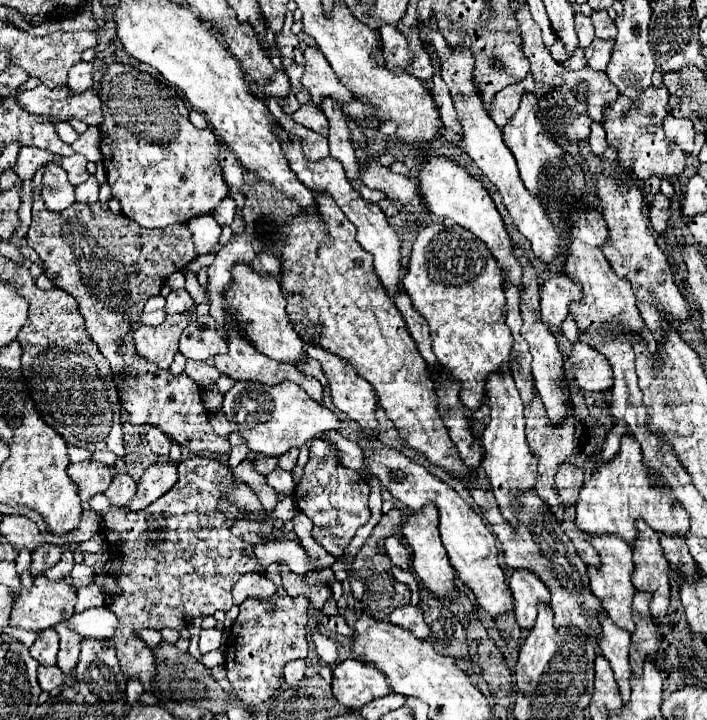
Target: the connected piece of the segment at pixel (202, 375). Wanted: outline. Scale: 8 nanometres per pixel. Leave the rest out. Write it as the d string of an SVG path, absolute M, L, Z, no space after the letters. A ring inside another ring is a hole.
M191 359L187 360L185 373L192 378L192 380L196 380L196 384L202 386L202 388L204 388L208 382L220 378L220 372L218 372L214 366L208 366L205 361L193 361Z

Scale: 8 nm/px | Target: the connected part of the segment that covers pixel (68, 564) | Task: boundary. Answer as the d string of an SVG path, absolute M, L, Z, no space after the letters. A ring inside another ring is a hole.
M64 552L64 554L62 554L62 558L60 558L60 562L58 562L58 564L54 564L52 568L48 568L48 570L44 572L44 576L46 576L46 578L50 578L50 580L54 580L54 582L60 582L60 580L64 580L66 576L70 576L72 566L74 566L72 554L70 554L70 552Z

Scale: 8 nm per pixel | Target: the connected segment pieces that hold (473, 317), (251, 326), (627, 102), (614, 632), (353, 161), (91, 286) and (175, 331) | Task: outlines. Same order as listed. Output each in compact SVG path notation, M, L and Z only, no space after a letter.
M432 224L414 242L402 286L412 306L430 326L438 362L460 382L460 402L470 410L478 410L486 392L486 376L498 372L510 360L514 344L512 332L506 328L504 278L494 256L472 232Z
M236 264L236 268L232 268L232 278L234 282L230 282L224 292L226 302L228 302L226 310L238 320L238 324L242 326L242 332L248 336L248 340L252 340L256 350L278 362L298 364L306 360L308 356L304 352L304 342L288 318L286 298L280 290L280 282L272 276L270 280L266 280L258 276L256 270L244 264Z
M666 86L646 88L636 102L630 100L628 96L620 96L618 100L614 100L614 104L606 106L604 130L608 136L608 146L618 152L618 162L632 180L644 182L650 176L658 176L672 182L676 176L684 172L686 166L684 152L674 142L670 142L662 130L666 114L668 114Z
M602 614L600 650L614 670L614 678L618 682L624 704L630 702L630 676L632 676L628 662L628 648L630 648L630 632L618 628L606 614Z
M326 100L322 104L322 112L330 122L330 156L336 158L348 176L348 180L356 180L362 176L362 164L356 158L356 144L364 146L364 134L354 120L348 120L338 104Z
M36 194L34 198L36 200L32 206L32 224L26 234L26 244L38 252L44 264L44 274L54 282L54 286L74 296L80 314L86 320L88 336L98 346L98 350L108 358L112 372L120 374L124 370L124 360L120 354L120 346L122 346L120 336L126 336L138 328L146 300L154 294L160 294L160 288L166 282L168 274L184 268L188 262L192 262L198 256L190 228L188 224L174 224L164 230L148 230L142 228L140 224L134 224L134 220L122 214L112 214L108 208L104 208L98 202L90 206L74 202L70 208L62 212L50 212L42 204L40 194Z
M184 314L166 316L160 326L140 326L134 332L136 354L154 362L158 368L170 368L172 358L178 352L178 338L186 326L188 318Z

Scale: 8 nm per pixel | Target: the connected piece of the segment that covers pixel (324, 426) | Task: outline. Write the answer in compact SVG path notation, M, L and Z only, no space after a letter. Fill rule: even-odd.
M238 380L224 394L222 412L232 424L232 430L246 440L246 446L264 456L282 456L286 450L300 448L306 440L318 436L320 432L340 428L340 420L332 410L314 402L302 388L286 380L274 386L254 380Z

